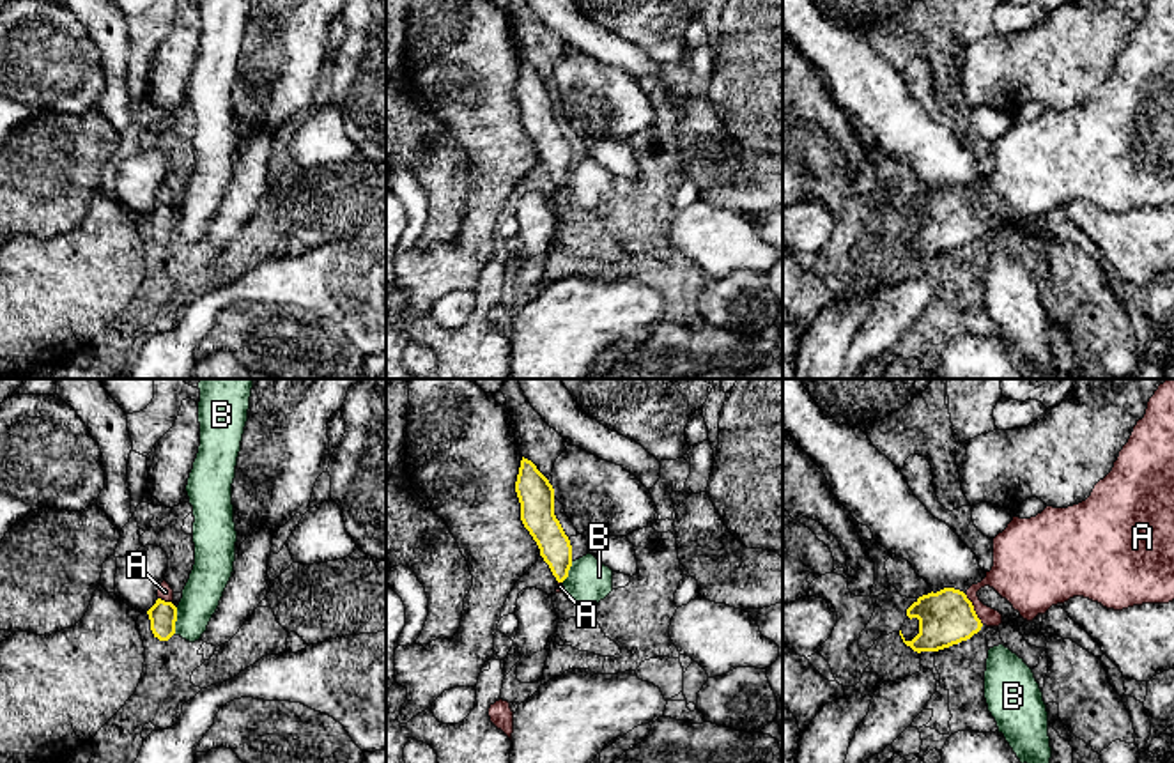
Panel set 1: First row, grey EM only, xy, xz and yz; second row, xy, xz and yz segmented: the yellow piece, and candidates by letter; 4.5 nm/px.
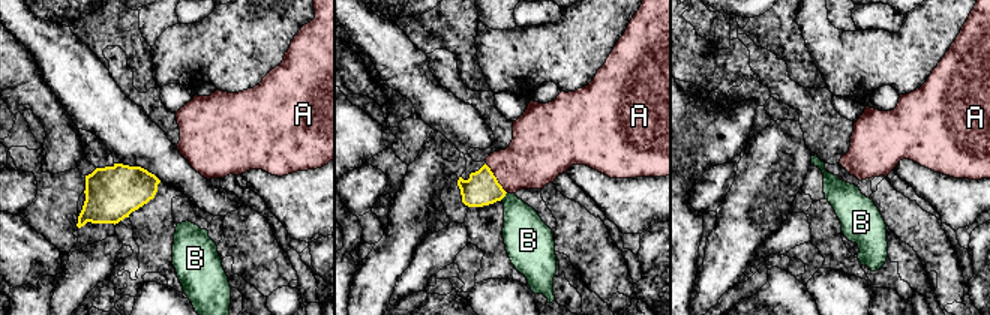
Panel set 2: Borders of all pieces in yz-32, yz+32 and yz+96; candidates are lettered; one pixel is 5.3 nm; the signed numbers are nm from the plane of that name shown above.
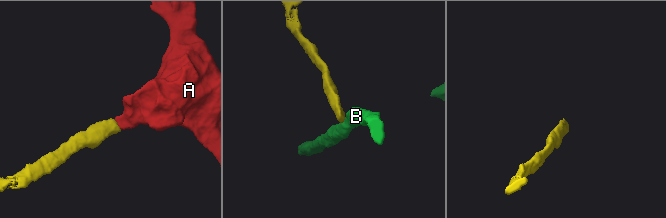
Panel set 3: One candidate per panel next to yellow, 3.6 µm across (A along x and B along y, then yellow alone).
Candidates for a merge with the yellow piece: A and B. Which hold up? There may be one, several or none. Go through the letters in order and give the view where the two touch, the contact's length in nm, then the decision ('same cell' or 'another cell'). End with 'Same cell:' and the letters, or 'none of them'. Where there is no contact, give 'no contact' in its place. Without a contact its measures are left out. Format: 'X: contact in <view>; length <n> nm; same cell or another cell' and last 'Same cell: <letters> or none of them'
A: contact in yz; length 170 nm; same cell
B: contact in xy; length 120 nm; another cell
Same cell: A

